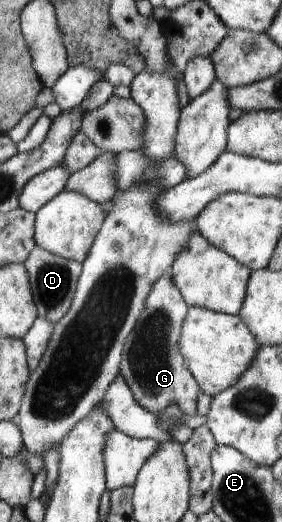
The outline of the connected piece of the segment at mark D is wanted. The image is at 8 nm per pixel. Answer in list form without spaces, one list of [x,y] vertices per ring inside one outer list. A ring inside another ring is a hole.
[[[34,244],[24,266],[29,276],[31,293],[33,294],[38,317],[45,318],[49,322],[59,323],[72,306],[83,264],[75,262],[75,260],[65,260],[61,256],[55,256],[53,252],[47,252],[45,248]]]

